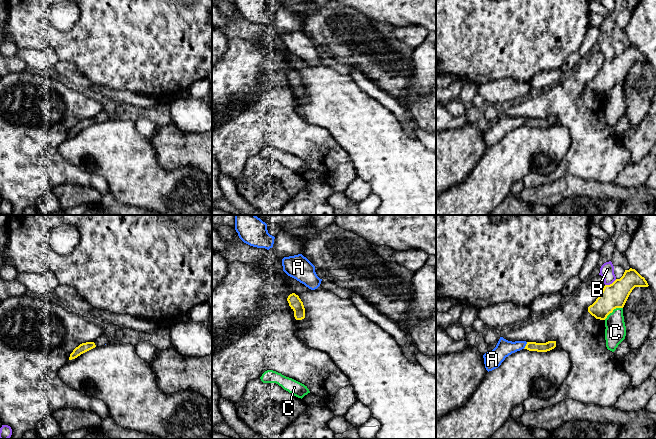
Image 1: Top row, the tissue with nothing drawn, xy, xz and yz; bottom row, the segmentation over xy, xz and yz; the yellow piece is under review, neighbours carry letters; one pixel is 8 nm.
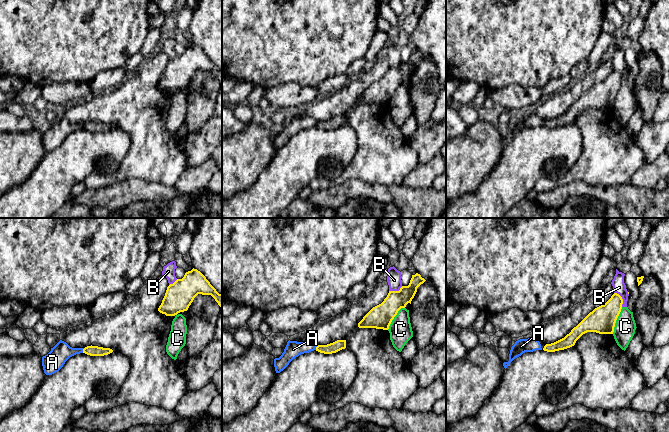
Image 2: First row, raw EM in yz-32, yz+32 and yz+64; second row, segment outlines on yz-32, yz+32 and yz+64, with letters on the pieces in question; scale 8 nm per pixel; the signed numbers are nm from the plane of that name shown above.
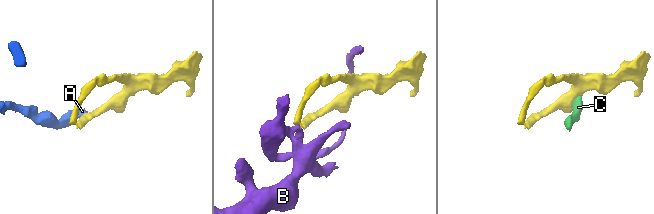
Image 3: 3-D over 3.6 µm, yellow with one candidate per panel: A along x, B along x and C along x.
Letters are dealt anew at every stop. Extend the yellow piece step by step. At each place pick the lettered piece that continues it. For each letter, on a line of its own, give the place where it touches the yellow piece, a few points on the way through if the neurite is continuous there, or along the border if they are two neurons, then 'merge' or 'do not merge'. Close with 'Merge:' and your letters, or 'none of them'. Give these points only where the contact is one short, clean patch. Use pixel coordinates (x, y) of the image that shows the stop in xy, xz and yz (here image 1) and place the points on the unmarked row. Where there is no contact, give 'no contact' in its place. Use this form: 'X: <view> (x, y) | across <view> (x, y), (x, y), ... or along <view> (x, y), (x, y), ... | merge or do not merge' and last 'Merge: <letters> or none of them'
A: yz (526, 121) | along yz (527, 118), (523, 124) | do not merge
B: yz (610, 60) | along yz (616, 55), (605, 61) | do not merge
C: yz (613, 85) | along yz (622, 83), (616, 83), (604, 95) | do not merge
Merge: none of them

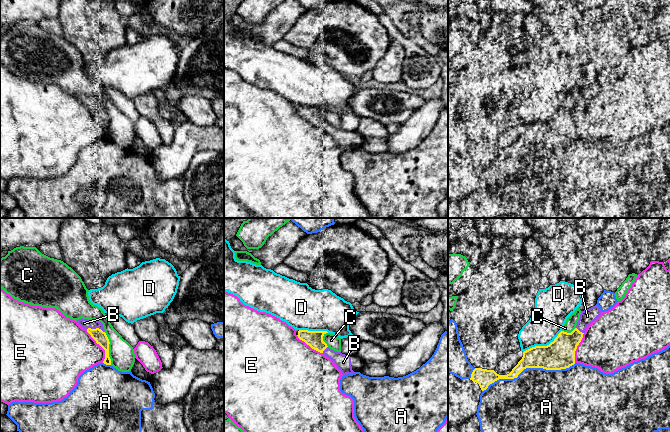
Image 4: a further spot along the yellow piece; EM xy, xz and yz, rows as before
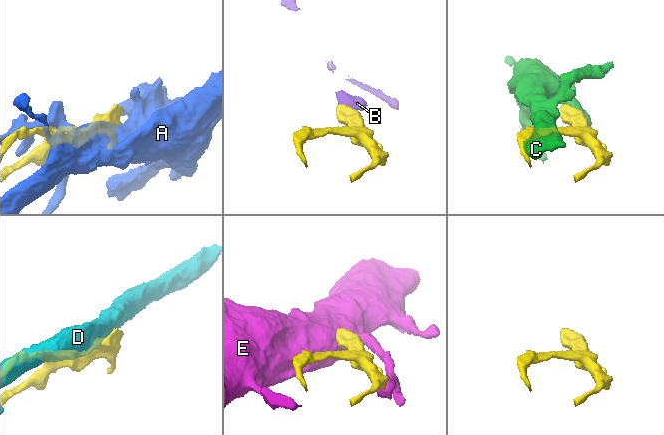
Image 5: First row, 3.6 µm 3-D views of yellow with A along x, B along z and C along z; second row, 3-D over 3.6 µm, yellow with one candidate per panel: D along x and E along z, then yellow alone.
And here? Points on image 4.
A: yz (528, 143) | do not merge
B: xy (96, 104) | merge
C: xy (108, 124) | do not merge
D: yz (543, 122) | do not merge
E: xy (100, 121) | do not merge
Merge: B

